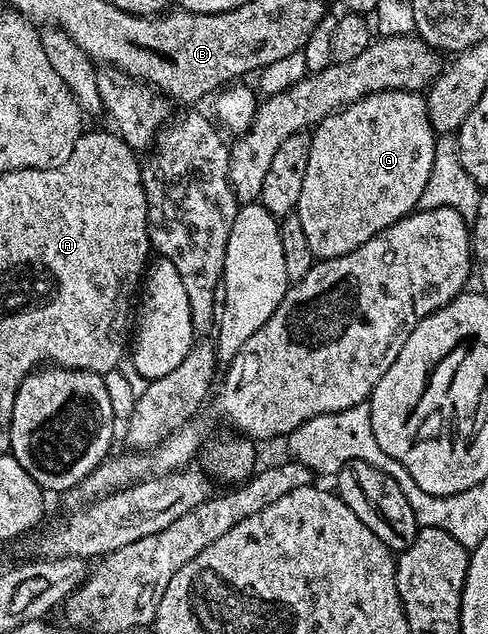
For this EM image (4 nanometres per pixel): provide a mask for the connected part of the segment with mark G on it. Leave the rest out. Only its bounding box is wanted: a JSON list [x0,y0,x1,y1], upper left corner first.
[298,89,437,259]

